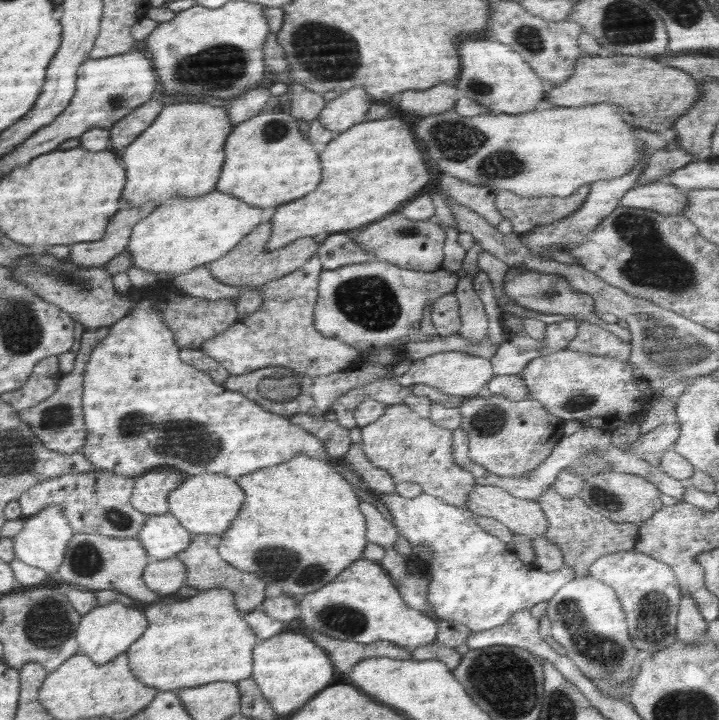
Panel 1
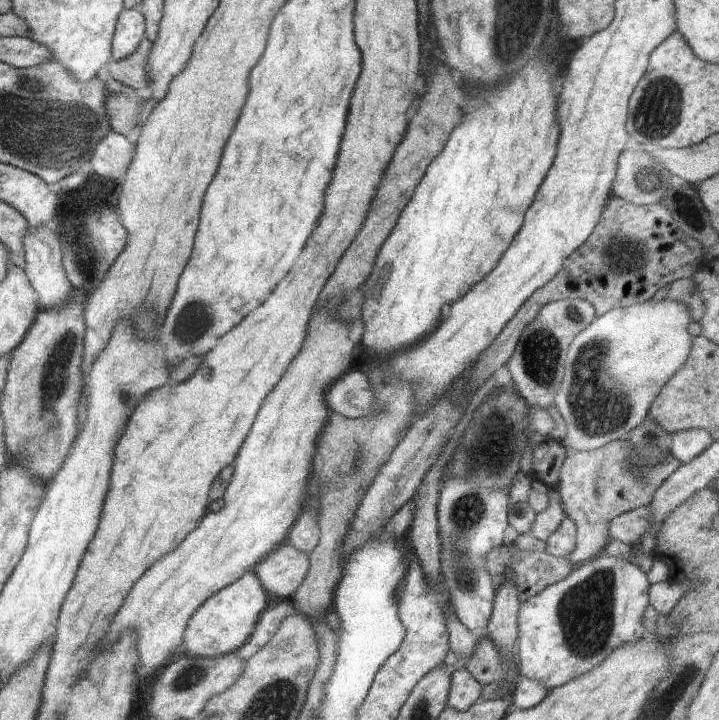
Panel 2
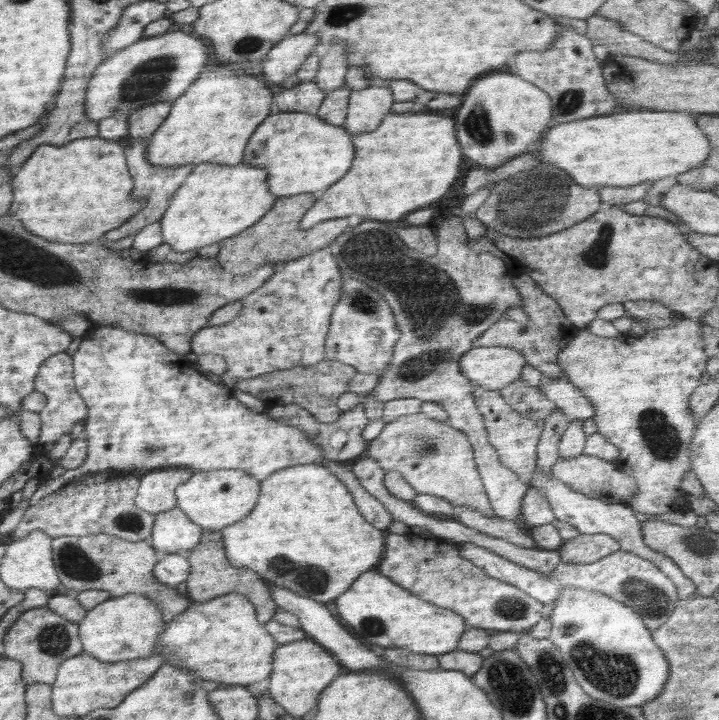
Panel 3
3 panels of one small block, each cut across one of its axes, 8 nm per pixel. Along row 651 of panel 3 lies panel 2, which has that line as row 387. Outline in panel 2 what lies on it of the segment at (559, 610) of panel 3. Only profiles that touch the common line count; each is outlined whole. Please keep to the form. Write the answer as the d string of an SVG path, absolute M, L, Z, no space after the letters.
M665 297L658 302L646 300L626 308L611 308L574 337L565 360L564 376L556 394L555 406L566 423L566 436L560 441L565 449L594 451L614 440L623 440L626 434L645 421L652 398L686 362L692 346L688 334L690 320L689 305Z

